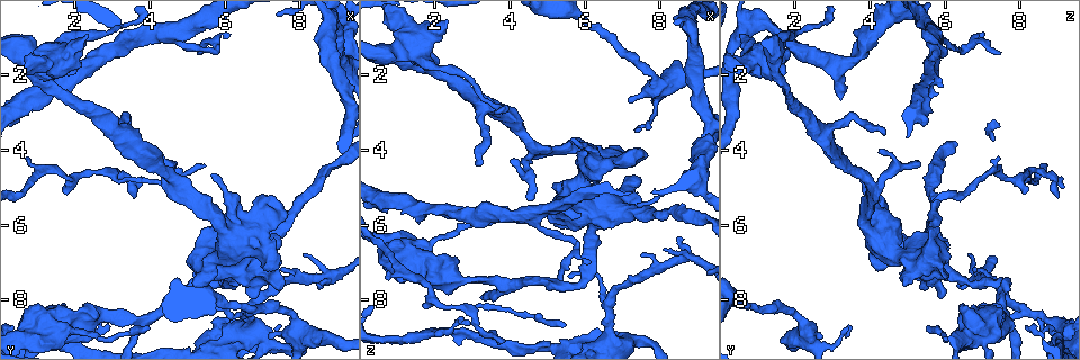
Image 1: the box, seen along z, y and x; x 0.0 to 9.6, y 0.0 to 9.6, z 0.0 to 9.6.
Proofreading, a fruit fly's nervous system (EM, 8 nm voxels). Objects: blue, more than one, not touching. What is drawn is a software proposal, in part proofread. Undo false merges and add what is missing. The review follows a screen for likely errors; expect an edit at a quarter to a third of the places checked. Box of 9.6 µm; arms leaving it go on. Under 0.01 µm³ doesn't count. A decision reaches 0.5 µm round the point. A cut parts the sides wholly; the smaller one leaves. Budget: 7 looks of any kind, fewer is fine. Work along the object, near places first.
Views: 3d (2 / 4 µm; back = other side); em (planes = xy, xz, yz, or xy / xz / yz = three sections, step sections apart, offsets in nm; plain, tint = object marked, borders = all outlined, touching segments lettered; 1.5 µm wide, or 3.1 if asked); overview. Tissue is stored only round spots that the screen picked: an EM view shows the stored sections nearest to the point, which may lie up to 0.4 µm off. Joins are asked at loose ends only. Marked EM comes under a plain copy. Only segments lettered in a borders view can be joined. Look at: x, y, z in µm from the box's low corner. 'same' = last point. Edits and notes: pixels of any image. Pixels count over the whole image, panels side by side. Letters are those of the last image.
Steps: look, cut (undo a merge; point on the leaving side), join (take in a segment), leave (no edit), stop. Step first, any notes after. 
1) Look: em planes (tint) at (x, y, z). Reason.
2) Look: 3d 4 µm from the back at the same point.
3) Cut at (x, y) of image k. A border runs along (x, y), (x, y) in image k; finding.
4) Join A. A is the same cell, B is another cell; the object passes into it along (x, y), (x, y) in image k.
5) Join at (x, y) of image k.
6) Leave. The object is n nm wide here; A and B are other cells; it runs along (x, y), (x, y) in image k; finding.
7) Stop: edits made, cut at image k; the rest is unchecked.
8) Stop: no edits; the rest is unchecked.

Look: 3d 2 µm at (3.25, 3.55, 2.75). Calibre changes.

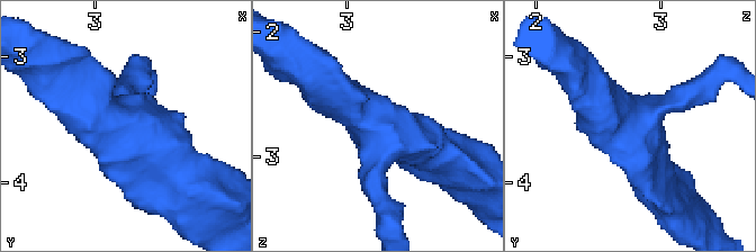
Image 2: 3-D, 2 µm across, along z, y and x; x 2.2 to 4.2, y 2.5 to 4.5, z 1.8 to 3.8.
Look: em planes (borders) at (3.28, 3.56, 2.78). 3 arms meet here; the arms are 200, 300, 340 nm wide.

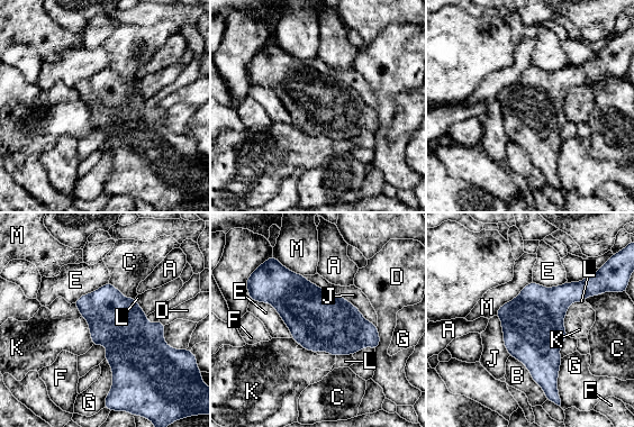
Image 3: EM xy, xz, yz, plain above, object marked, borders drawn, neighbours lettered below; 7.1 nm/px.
Leave. A, B, C, D, E, F, G, J, K, L and M are other cells; a border runs along (565, 314), (564, 330), (568, 336) in image 3; all the same cell.

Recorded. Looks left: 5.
Look: em planes (borders) at (5.35, 7.35, 5.10). Thick turns thin.

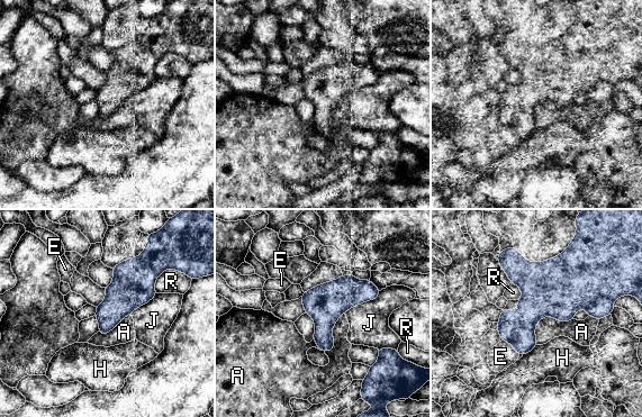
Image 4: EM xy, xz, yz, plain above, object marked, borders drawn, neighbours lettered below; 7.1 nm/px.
Leave. A, E, H, J and R are other cells; all the same cell.

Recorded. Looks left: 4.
Look: 3d 2 µm at (5.75, 1.30, 6.65). Sharp bend.

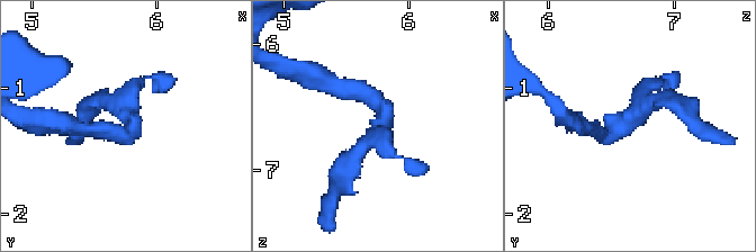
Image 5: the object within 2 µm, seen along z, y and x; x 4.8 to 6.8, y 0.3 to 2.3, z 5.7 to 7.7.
Look: em yz step 8 (tint) at (5.80, 1.26, 6.62).

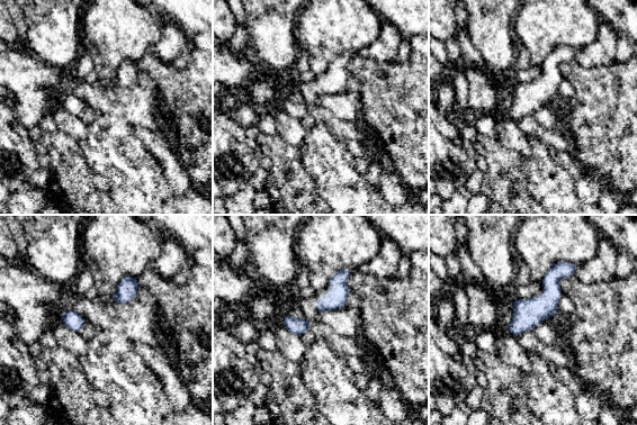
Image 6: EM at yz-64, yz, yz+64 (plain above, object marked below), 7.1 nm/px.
Look: em planes (borders) at the same point. Cut it another way.

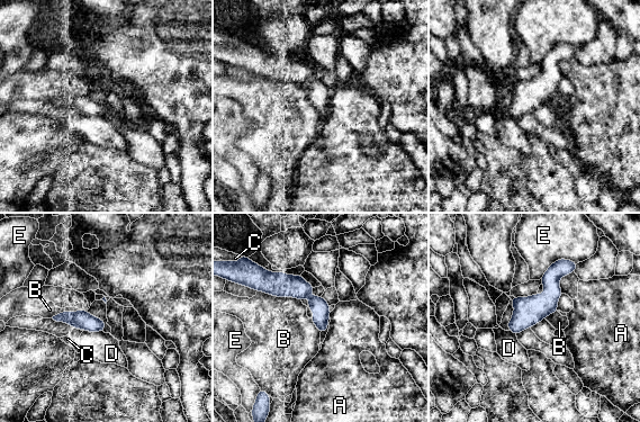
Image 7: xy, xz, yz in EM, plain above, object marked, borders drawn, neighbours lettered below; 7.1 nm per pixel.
Leave. The object is 130 nm wide here; the longest contact is with B, 320 nm; A, B, C, D and E are other cells; all the same cell.

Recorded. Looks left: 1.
Stop: no edits; the rest is unchecked.

